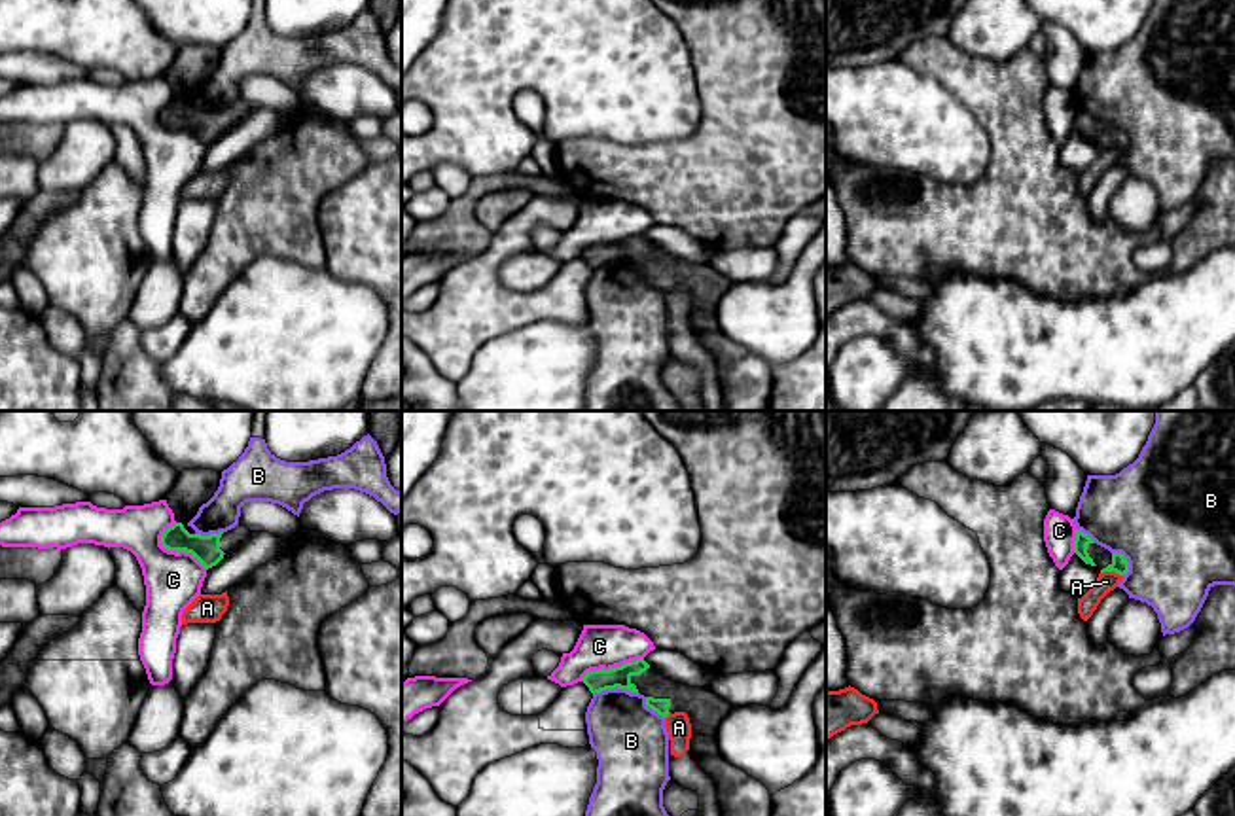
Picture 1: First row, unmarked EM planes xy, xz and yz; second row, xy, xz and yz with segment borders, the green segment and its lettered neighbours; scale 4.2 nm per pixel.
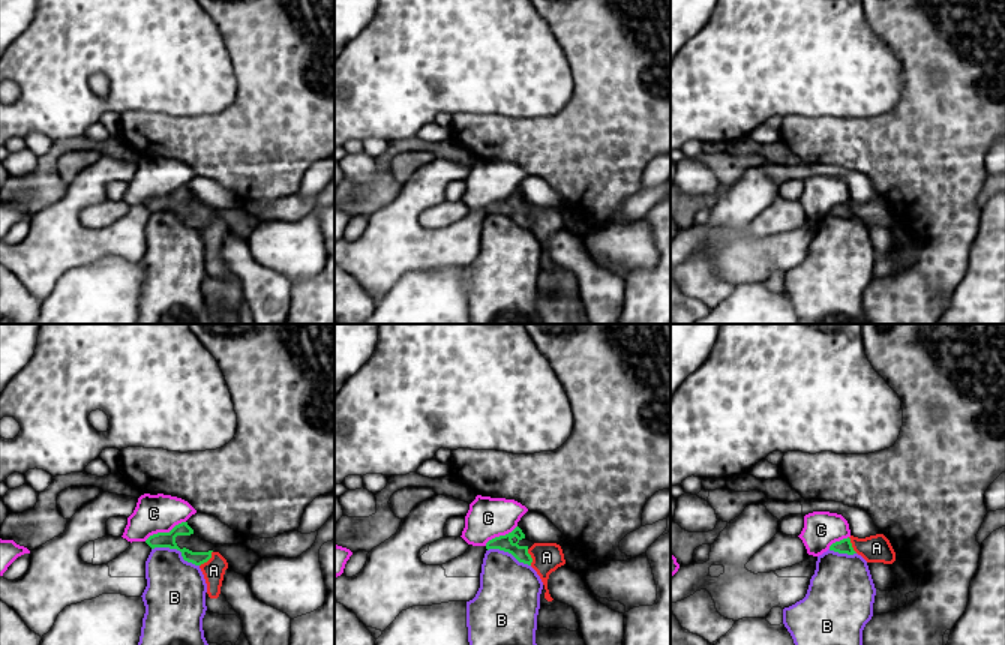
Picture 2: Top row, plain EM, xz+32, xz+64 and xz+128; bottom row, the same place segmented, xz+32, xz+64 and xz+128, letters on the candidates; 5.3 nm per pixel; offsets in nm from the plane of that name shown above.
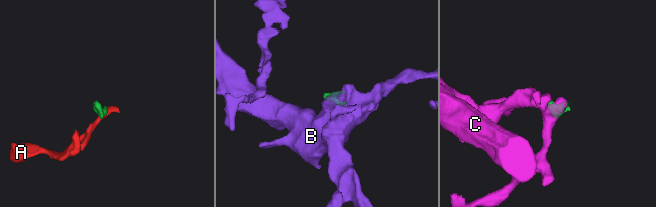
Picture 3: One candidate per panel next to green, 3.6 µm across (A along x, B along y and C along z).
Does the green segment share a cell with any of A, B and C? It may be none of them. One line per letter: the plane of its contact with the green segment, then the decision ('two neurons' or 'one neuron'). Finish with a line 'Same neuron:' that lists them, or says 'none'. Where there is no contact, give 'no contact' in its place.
A: contact in yz; two neurons
B: contact in xz; two neurons
C: contact in xy; two neurons
Same neuron: none

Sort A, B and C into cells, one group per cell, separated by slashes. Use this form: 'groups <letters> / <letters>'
groups A / B / C

